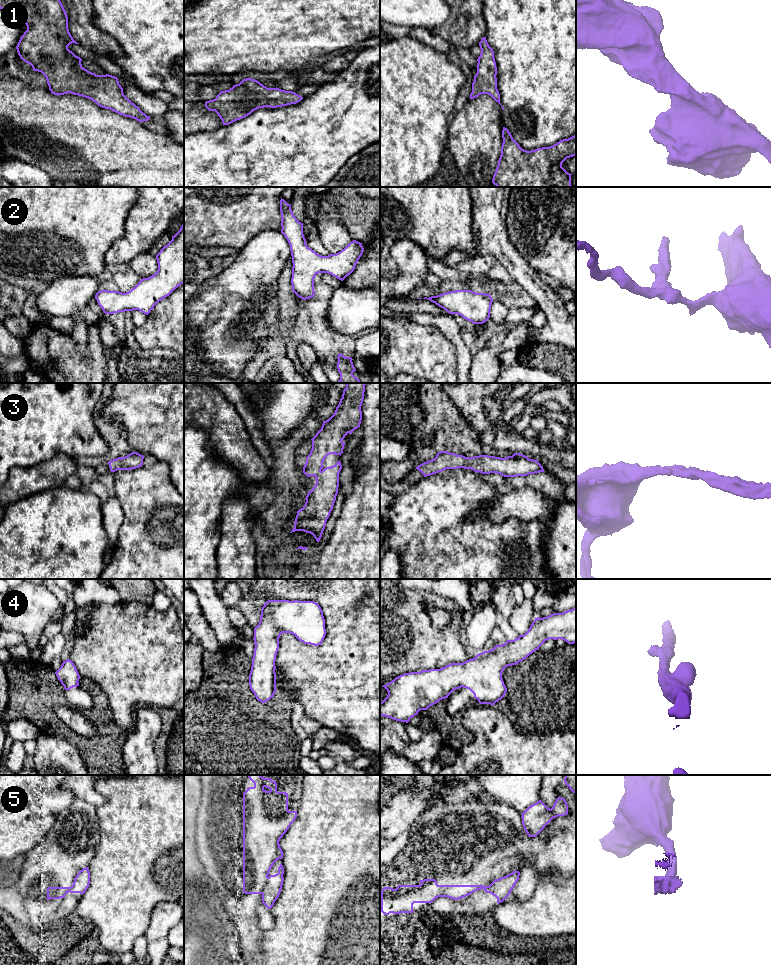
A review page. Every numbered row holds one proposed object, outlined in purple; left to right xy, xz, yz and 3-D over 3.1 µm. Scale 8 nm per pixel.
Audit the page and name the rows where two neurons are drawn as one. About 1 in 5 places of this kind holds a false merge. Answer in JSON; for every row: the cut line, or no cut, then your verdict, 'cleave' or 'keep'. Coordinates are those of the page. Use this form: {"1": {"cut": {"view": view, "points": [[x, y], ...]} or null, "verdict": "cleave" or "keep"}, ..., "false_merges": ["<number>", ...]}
{"1": {"cut": null, "verdict": "keep"}, "2": {"cut": null, "verdict": "keep"}, "3": {"cut": null, "verdict": "keep"}, "4": {"cut": null, "verdict": "keep"}, "5": {"cut": {"view": "xz", "points": [[268, 877], [261, 893]]}, "verdict": "cleave"}, "false_merges": ["5"]}

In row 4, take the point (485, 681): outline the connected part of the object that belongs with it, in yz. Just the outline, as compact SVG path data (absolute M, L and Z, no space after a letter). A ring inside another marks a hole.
M576 608L543 618L537 617L524 635L496 645L493 649L479 653L463 663L451 663L440 669L410 672L396 677L382 686L388 695L380 702L380 715L408 723L420 710L427 710L461 687L469 689L480 704L495 705L507 692L502 678L504 669L523 661L549 639L562 639L568 644L576 643Z

